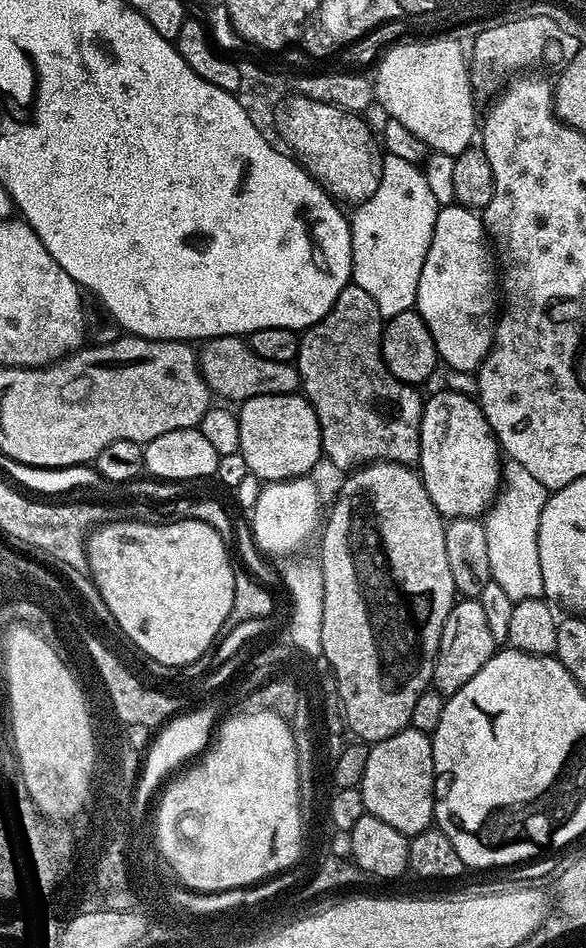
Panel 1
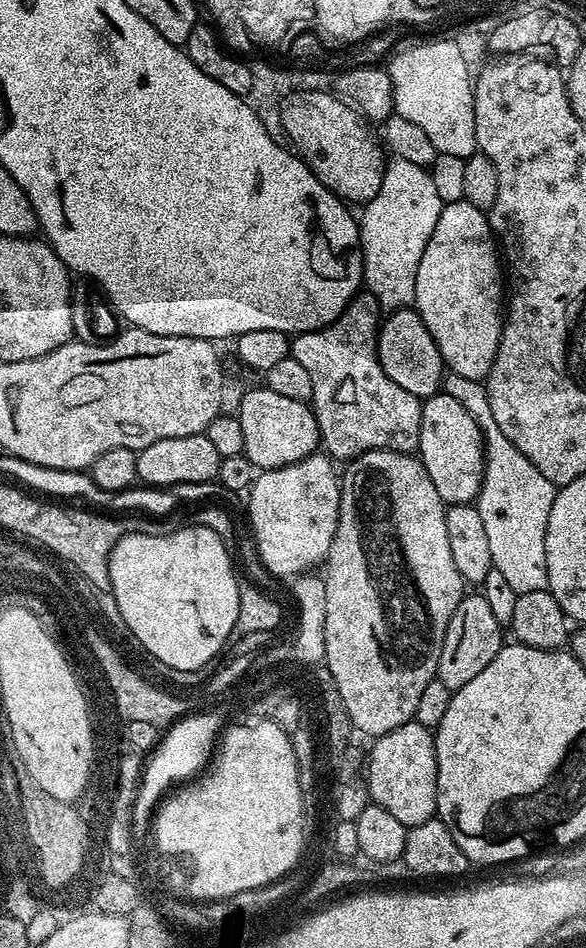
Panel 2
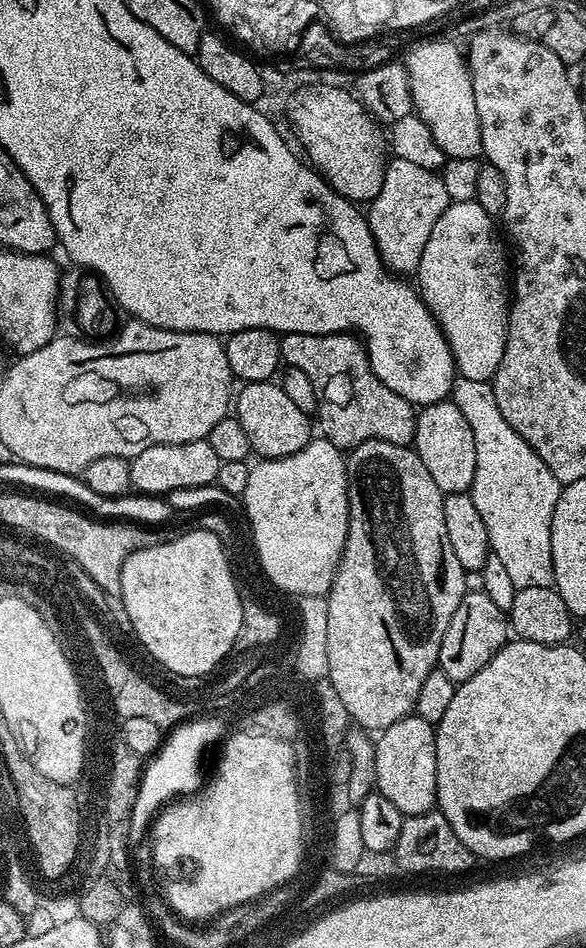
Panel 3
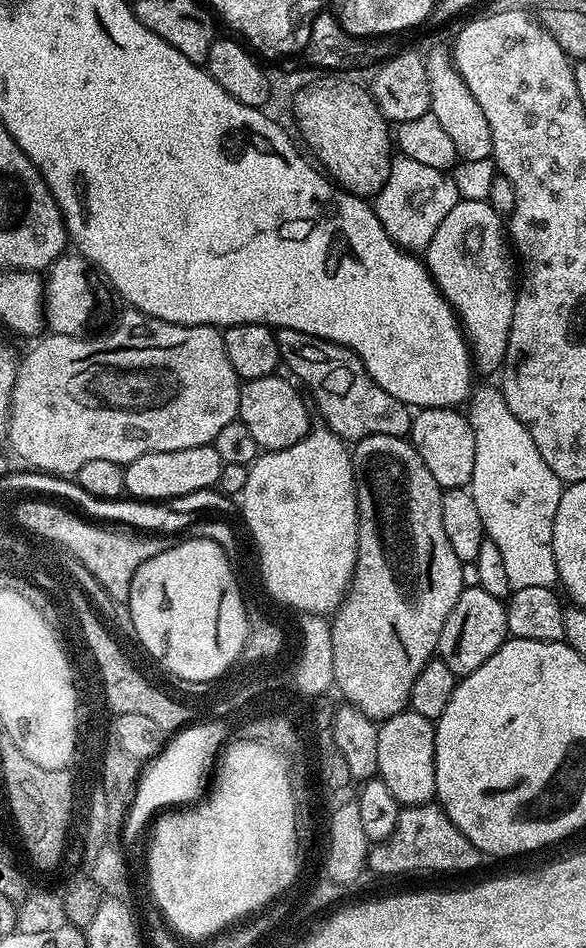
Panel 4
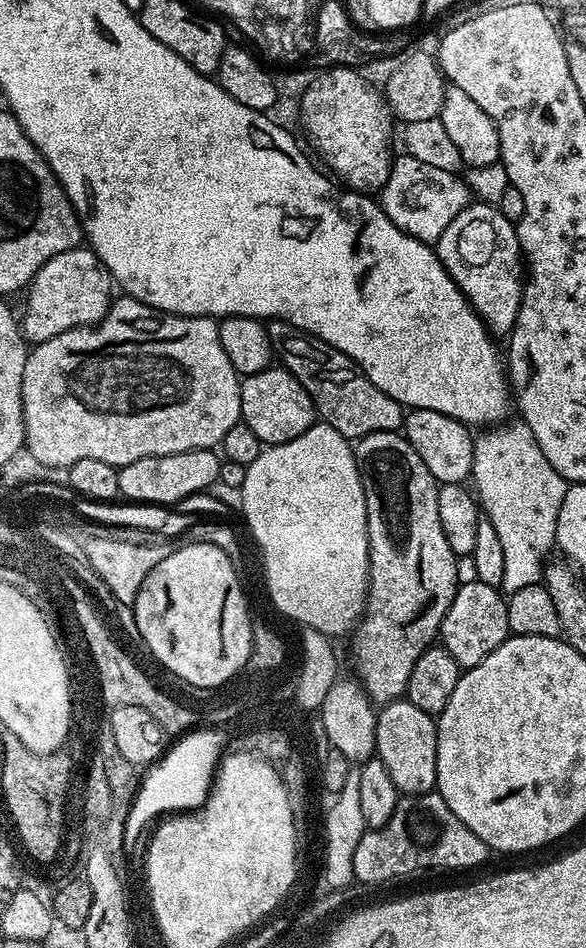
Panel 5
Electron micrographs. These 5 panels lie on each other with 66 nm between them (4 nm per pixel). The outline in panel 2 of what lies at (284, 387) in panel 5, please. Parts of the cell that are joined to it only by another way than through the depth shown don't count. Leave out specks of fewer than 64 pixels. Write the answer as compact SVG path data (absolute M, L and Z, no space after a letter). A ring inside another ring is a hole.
M257 386L250 389L240 400L238 415L244 439L243 453L258 470L290 466L313 455L320 444L316 413L311 407L283 394L274 394L269 388Z

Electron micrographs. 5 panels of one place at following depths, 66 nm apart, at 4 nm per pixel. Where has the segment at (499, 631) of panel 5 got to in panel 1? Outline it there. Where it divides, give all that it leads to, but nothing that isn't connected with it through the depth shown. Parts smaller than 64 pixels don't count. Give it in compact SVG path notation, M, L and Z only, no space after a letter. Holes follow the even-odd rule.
M457 599L446 618L446 626L442 626L442 638L438 646L438 658L434 662L432 684L445 698L452 696L458 690L462 690L462 686L466 686L466 682L470 682L470 678L474 678L474 674L478 674L478 670L486 666L486 662L490 662L497 650L498 641L490 632L490 625L479 599Z

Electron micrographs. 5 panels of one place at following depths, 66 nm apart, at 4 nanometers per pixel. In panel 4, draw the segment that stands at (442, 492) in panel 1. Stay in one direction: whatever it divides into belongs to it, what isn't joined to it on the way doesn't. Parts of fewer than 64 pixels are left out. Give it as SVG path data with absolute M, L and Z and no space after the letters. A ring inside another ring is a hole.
M421 408L412 417L410 442L434 474L441 490L468 488L474 474L474 430L467 415L456 408Z

